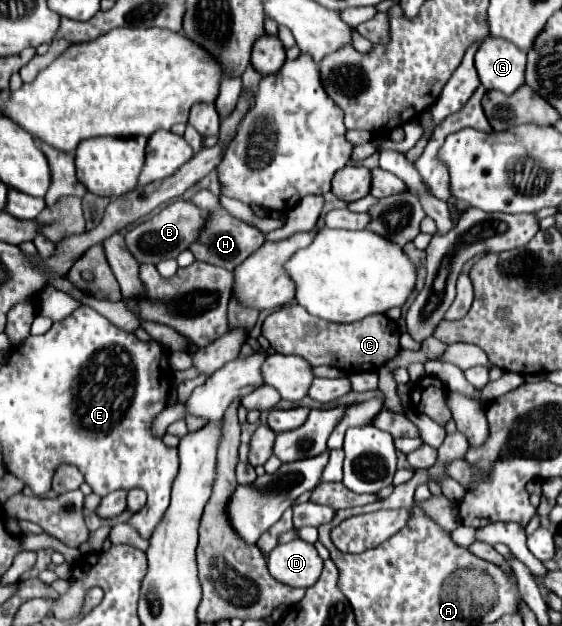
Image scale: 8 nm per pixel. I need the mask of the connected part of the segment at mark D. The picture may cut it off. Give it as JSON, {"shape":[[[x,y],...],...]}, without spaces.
{"shape":[[[300,538],[278,544],[268,556],[268,572],[278,580],[294,588],[308,588],[312,586],[322,572],[322,558],[318,556],[316,548]]]}

